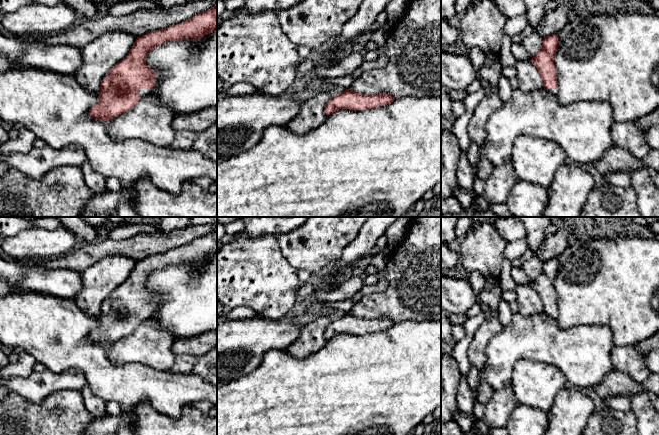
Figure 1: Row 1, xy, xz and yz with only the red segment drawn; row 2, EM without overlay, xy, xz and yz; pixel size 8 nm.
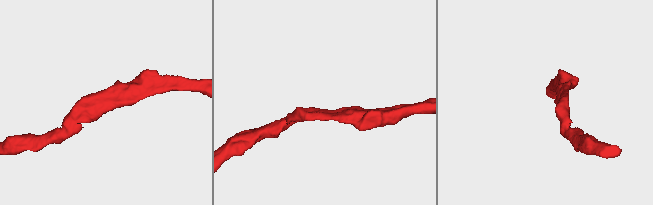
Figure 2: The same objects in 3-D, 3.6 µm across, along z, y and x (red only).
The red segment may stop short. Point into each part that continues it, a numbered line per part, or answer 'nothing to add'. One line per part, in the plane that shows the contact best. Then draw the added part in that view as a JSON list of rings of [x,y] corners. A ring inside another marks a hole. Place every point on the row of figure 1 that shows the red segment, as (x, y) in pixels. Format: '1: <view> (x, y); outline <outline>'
1: xy (142, 92); outline [[[139,89],[138,92],[139,92],[139,98],[140,98],[140,100],[141,100],[144,96],[150,94],[152,91],[153,91],[153,89]]]

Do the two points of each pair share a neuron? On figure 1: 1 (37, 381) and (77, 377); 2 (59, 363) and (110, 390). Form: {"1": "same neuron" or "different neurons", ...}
{"1": "same neuron", "2": "same neuron"}

